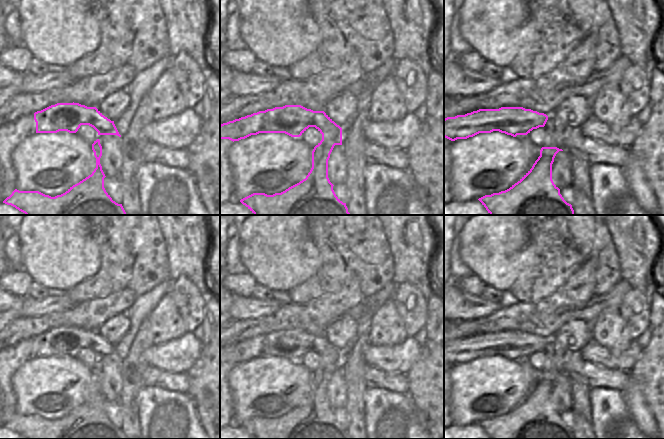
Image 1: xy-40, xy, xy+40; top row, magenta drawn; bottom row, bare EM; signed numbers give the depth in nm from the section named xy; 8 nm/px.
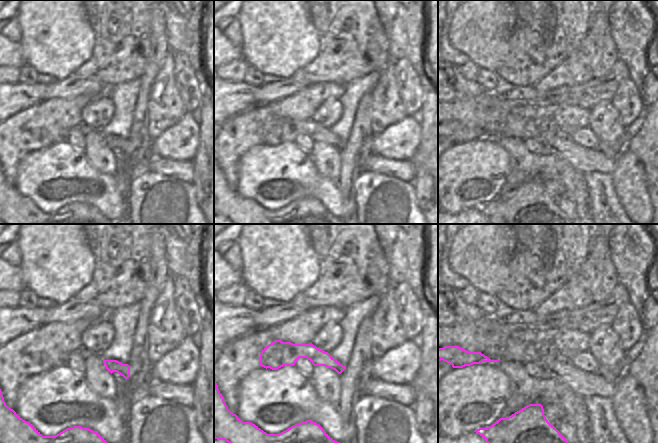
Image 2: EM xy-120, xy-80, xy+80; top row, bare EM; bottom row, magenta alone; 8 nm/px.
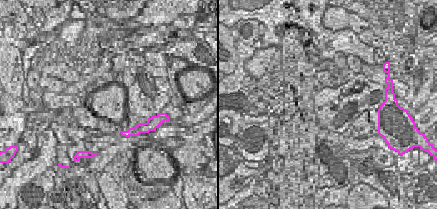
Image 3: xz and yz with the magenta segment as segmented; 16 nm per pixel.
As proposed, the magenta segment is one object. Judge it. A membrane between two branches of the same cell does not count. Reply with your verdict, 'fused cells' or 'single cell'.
fused cells

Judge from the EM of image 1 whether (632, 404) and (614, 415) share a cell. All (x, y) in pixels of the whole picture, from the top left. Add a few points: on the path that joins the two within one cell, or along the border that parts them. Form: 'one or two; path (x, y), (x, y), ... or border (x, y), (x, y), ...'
two; border (621, 393), (637, 428)

